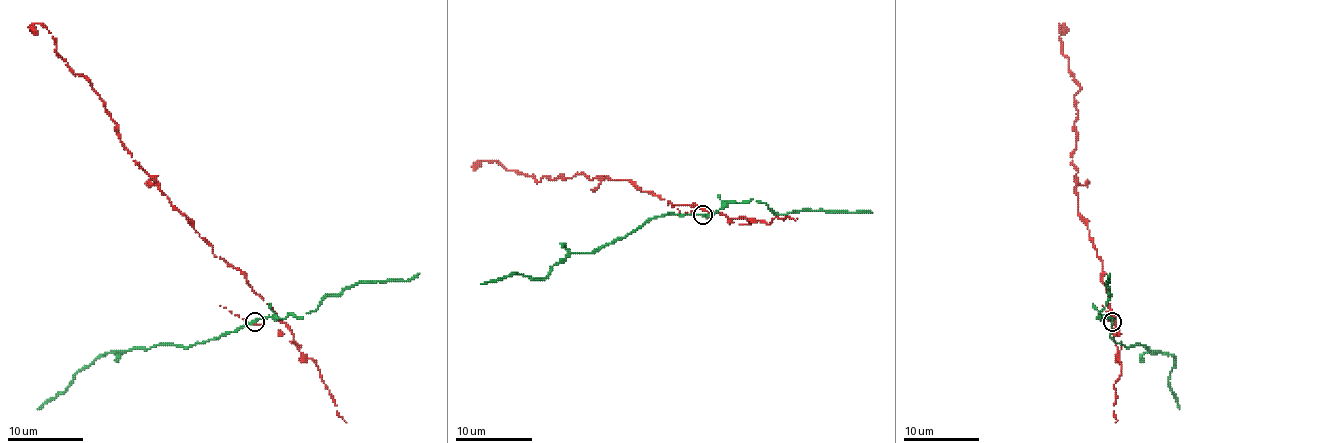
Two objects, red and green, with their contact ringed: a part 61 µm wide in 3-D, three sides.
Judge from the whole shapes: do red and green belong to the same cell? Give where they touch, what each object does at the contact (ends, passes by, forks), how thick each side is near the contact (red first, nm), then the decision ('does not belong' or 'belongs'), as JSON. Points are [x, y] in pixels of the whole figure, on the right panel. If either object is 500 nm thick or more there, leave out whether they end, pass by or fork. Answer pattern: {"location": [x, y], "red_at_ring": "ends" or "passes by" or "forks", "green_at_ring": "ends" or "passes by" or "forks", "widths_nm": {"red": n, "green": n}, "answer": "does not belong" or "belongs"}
{"location": [1112, 322], "red_at_ring": "ends", "green_at_ring": "passes by", "widths_nm": {"red": 130, "green": 300}, "answer": "does not belong"}

